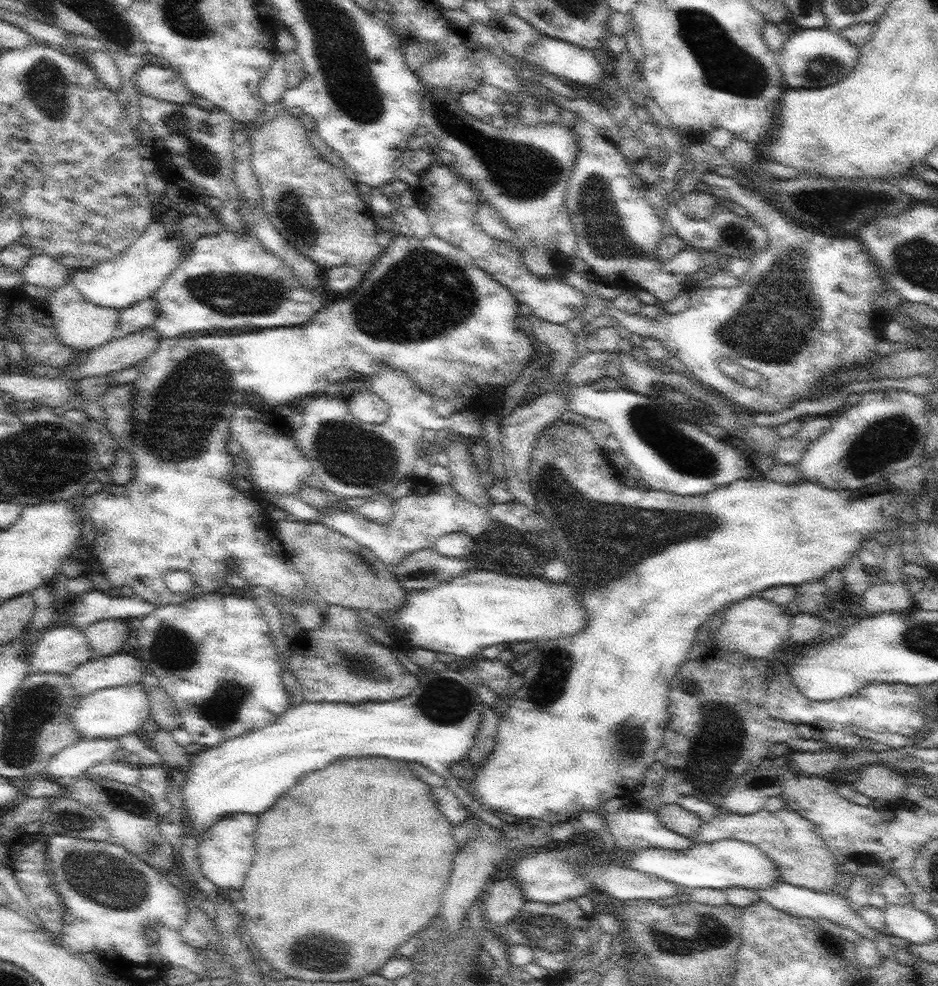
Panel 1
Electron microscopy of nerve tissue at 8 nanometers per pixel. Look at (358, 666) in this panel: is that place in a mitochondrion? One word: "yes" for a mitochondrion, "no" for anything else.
yes

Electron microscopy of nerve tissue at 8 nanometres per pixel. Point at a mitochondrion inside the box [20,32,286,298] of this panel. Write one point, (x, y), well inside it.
(47, 84)

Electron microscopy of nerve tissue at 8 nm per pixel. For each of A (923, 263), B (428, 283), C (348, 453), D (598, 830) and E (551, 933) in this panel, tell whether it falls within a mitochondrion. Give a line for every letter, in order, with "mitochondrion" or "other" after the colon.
A: mitochondrion
B: mitochondrion
C: mitochondrion
D: other
E: mitochondrion

